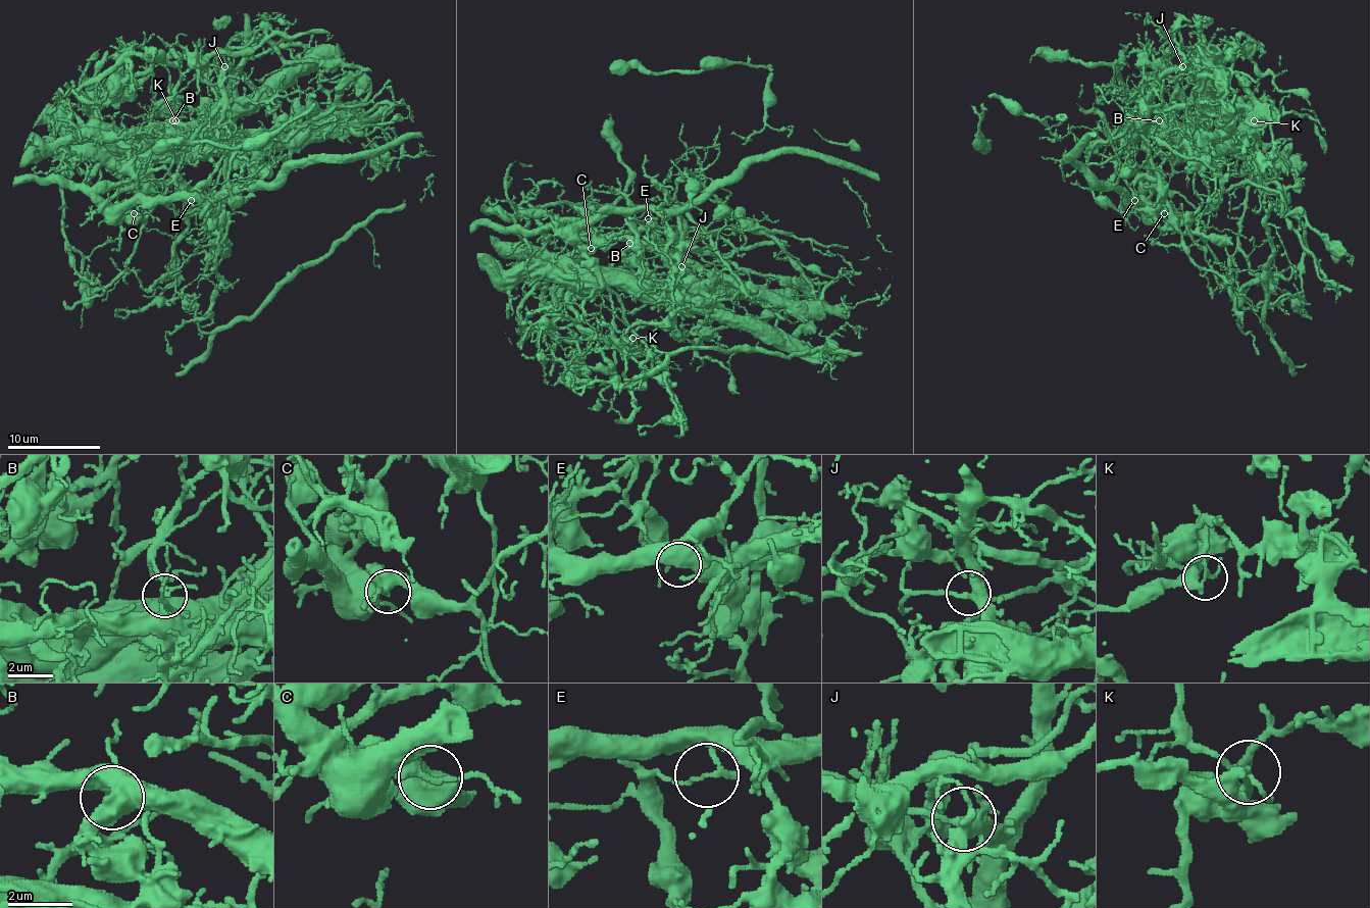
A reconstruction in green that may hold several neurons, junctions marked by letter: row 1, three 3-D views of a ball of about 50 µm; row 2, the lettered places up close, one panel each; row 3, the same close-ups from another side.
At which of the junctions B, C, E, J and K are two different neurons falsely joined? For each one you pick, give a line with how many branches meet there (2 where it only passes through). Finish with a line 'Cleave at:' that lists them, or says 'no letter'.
B: branches 3
E: branches 2
K: branches 4
Cleave at: B, E, K

